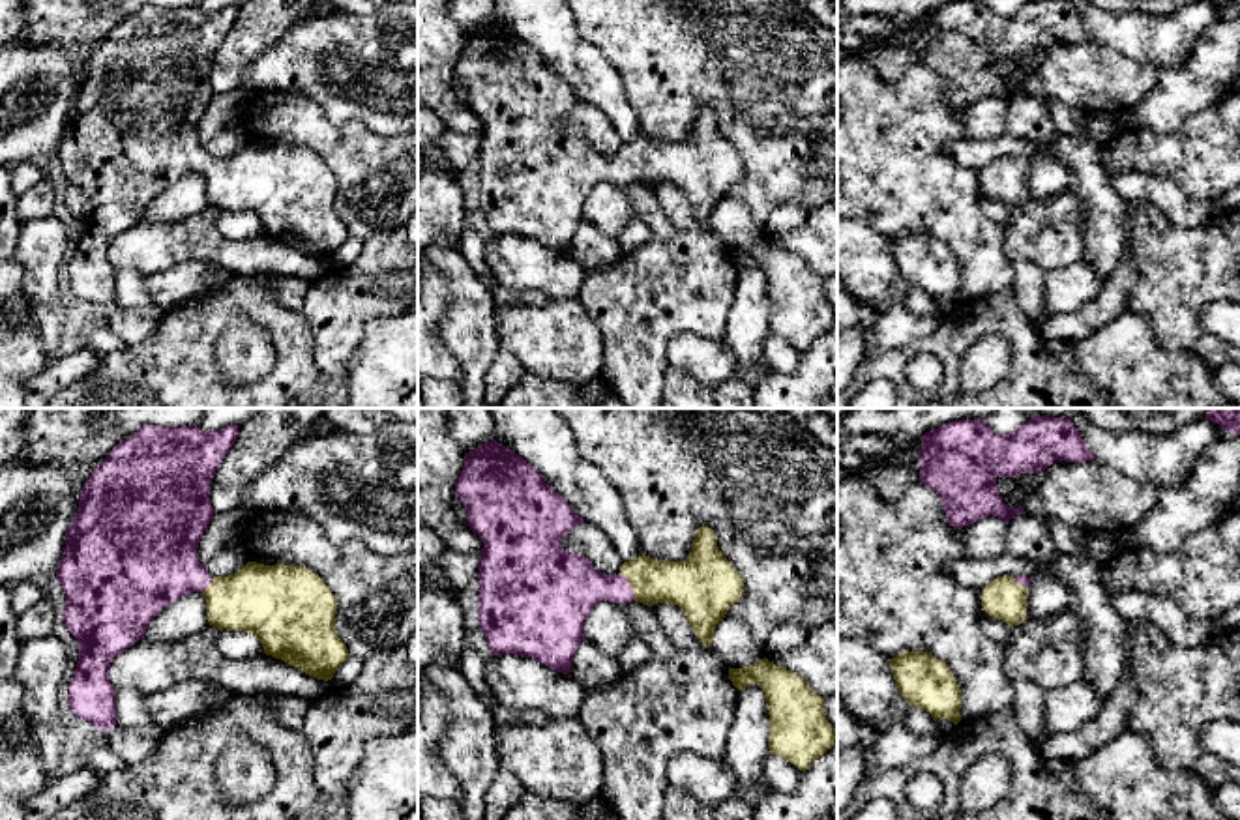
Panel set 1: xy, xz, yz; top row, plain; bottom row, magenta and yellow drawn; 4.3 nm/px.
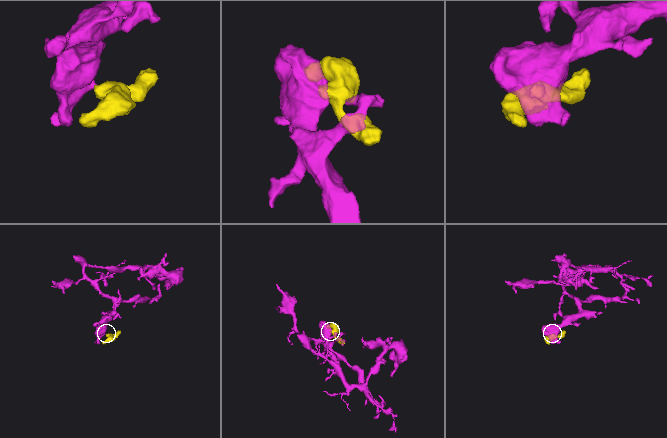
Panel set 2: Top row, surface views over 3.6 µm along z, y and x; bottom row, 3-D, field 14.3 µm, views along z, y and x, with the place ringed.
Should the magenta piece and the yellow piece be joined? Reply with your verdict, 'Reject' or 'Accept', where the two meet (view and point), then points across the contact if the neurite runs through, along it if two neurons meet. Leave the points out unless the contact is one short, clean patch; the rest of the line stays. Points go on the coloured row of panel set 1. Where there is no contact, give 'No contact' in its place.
Accept. Touches magenta at xz (630, 586). Path across: xz (572, 586), (630, 586), (688, 583)

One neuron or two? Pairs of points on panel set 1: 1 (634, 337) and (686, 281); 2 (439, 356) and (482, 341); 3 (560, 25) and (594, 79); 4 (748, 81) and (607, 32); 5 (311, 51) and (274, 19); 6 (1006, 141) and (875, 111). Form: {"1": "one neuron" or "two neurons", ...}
{"1": "one neuron", "2": "two neurons", "3": "one neuron", "4": "one neuron", "5": "two neurons", "6": "two neurons"}

